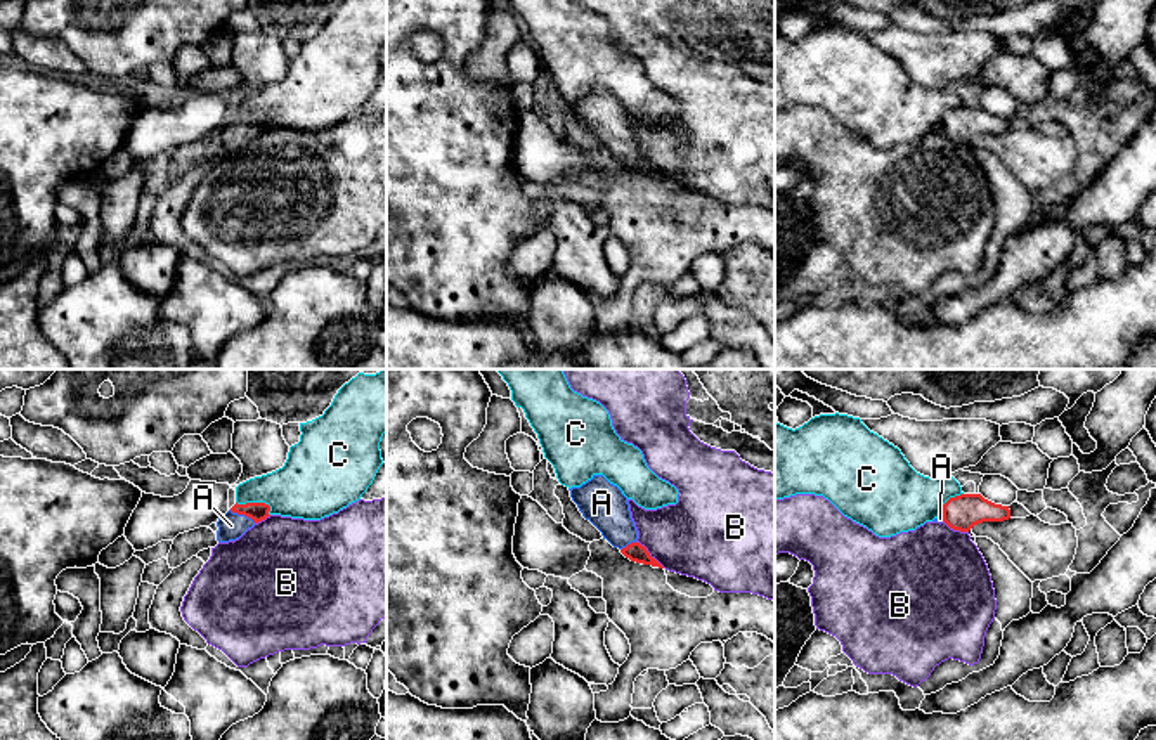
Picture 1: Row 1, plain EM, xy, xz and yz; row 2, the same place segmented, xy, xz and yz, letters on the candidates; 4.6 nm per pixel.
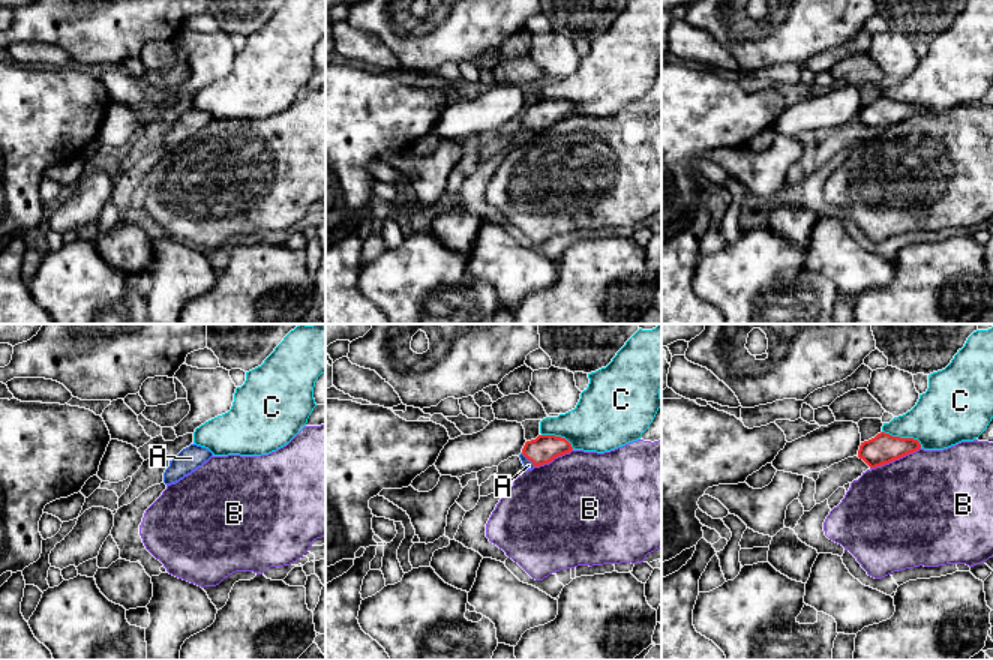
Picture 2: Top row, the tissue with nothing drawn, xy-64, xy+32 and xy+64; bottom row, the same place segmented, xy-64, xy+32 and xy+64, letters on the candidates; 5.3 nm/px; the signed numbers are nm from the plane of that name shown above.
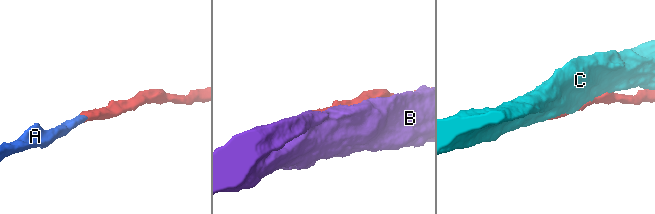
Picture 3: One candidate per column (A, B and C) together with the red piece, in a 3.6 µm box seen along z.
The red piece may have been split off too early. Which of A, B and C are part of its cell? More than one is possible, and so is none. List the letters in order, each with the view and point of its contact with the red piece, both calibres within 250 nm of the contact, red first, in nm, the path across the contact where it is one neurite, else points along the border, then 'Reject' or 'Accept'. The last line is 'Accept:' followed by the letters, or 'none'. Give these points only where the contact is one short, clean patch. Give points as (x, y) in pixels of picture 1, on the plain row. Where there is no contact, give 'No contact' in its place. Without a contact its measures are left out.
A: Touches red at xy (243, 125). Thickness 90 nm (red) against 120 nm. Path across: xy (257, 123), (243, 125), (231, 137). Accept
B: Touches red at xz (649, 167). Thickness 90 nm (red) against 380 nm. Boundary: xz (636, 153), (664, 179). Reject
C: Touches red at xy (255, 115). Thickness 90 nm (red) against 280 nm. Reject
Accept: A

